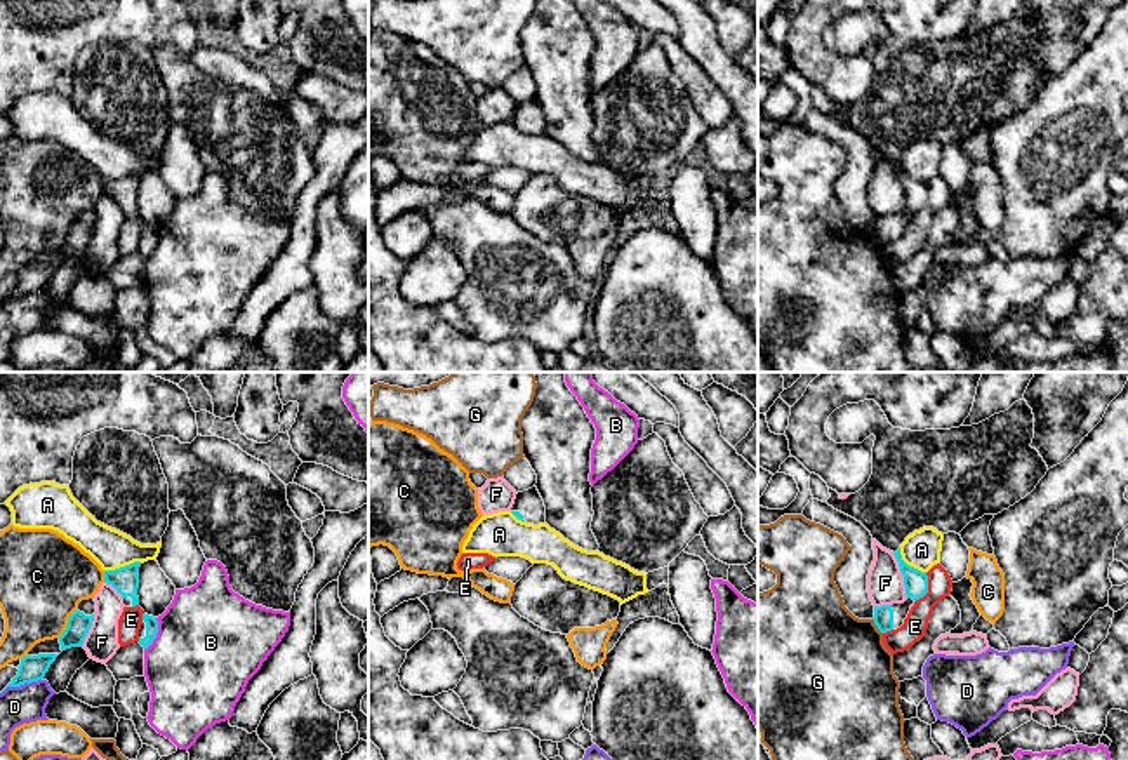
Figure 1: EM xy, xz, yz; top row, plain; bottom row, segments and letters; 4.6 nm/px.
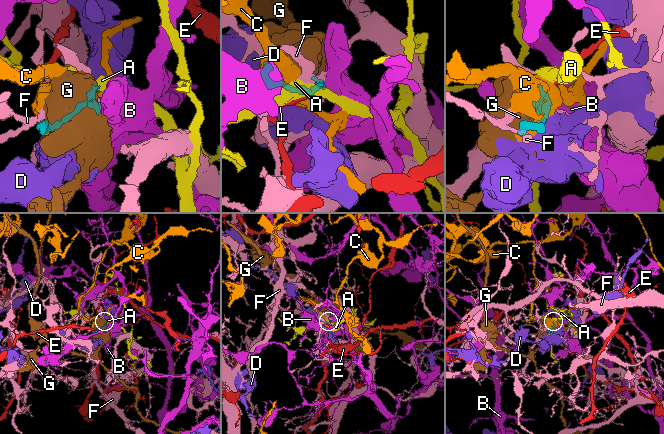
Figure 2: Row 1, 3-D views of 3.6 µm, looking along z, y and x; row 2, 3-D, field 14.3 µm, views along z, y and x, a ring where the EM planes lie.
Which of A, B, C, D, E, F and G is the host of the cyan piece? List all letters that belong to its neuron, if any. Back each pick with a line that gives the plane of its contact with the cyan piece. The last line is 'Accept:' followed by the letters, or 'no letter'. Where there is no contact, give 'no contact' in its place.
Accept: no letter

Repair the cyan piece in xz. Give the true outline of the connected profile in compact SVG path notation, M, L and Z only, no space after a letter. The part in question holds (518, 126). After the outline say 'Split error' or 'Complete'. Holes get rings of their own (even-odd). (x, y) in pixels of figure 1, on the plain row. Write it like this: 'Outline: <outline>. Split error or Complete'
Outline: M537 97L518 103L511 123L527 134L546 134L546 117Z. Split error

